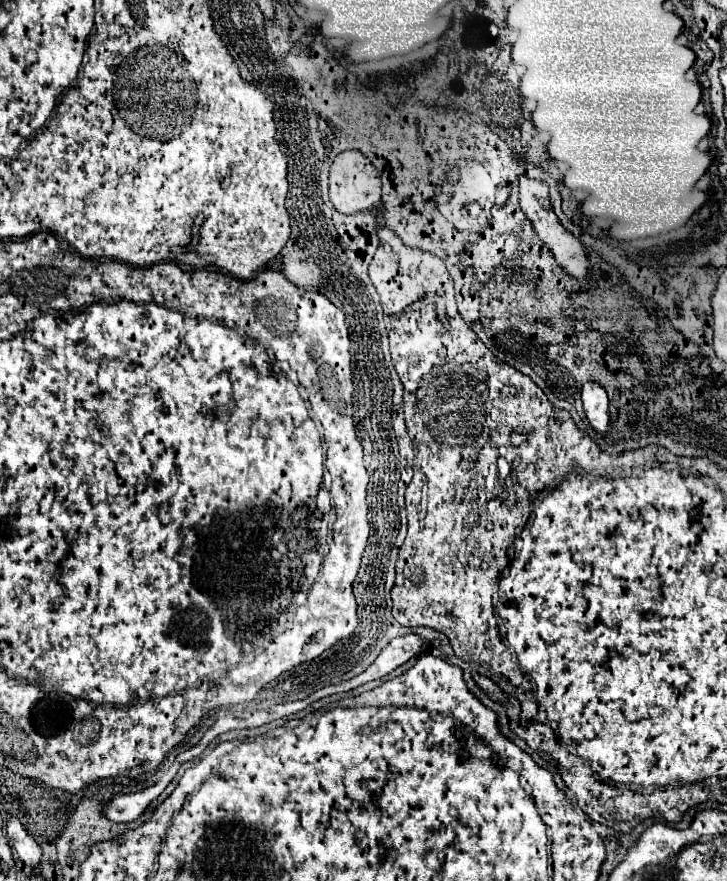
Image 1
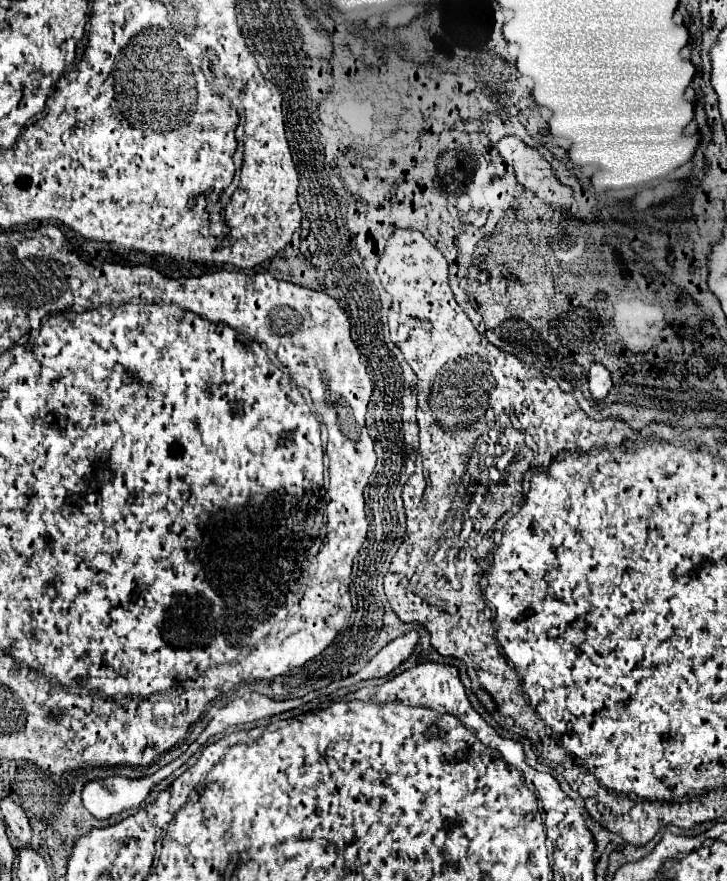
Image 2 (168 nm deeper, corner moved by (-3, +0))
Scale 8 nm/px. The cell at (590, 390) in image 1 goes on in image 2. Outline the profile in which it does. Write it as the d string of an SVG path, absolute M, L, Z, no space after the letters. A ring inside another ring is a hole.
M591 363L591 369L589 369L589 389L591 389L593 399L597 399L597 401L607 397L609 389L611 389L611 375L609 375L605 365Z

